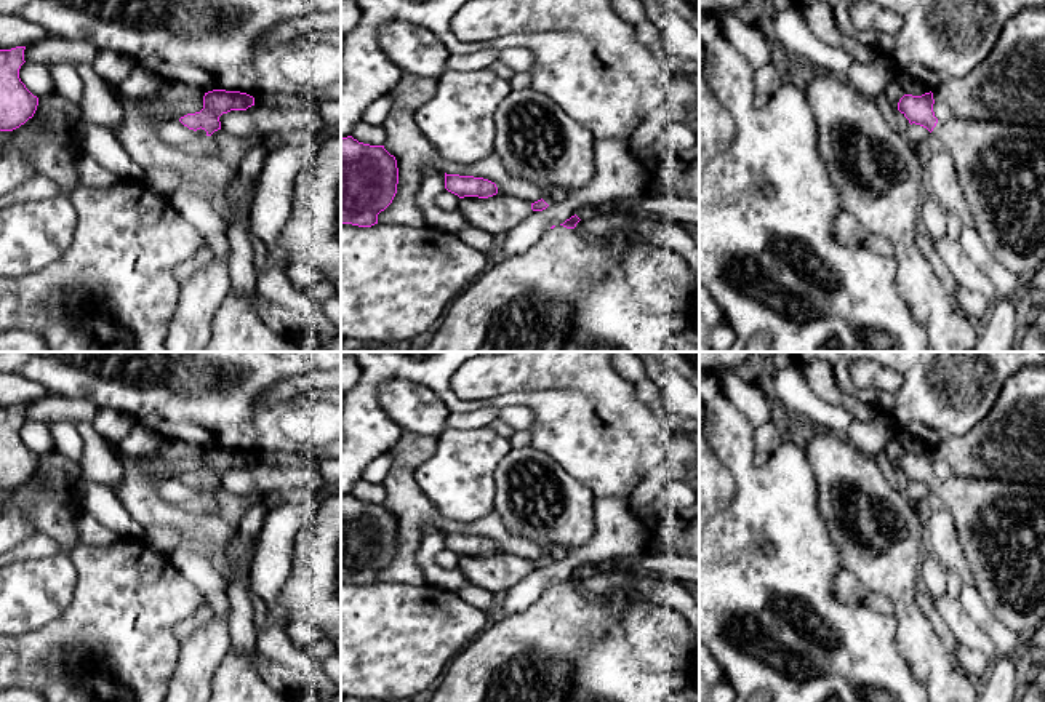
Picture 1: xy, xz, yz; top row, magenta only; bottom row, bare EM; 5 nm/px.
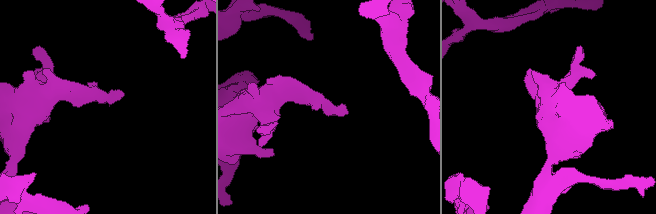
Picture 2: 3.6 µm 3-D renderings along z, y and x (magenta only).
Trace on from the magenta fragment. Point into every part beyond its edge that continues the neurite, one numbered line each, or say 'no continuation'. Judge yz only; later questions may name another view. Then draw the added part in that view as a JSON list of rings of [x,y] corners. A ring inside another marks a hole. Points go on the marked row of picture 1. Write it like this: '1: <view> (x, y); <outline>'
1: yz (1000, 167); [[[954,118],[938,122],[933,144],[951,154],[975,229],[989,253],[1021,280],[1045,261],[1045,128]]]

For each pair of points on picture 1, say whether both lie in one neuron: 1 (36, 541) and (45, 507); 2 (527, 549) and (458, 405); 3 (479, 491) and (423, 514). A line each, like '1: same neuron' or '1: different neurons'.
1: different neurons
2: different neurons
3: different neurons

